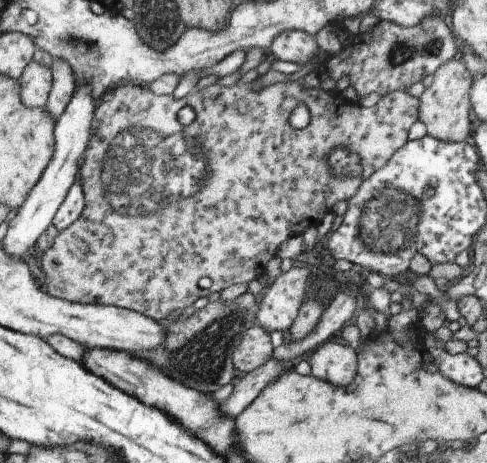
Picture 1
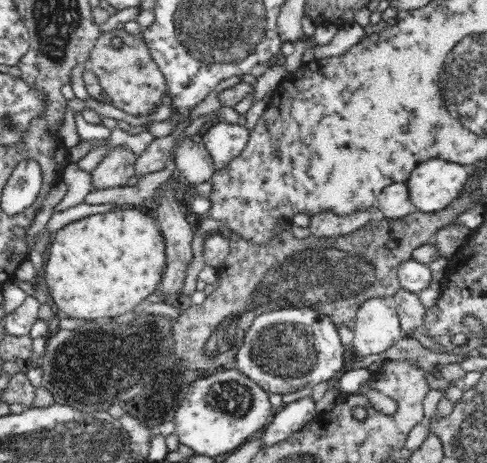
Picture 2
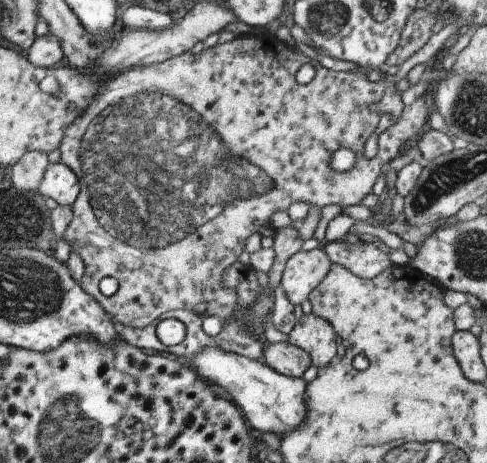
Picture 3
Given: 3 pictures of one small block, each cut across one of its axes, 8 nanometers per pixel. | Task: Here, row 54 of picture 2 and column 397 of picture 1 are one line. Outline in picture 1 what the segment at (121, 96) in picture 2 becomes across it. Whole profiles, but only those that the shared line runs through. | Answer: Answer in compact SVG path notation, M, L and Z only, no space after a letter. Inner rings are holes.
M301 80L297 82L281 82L281 84L273 84L273 86L265 86L261 90L253 90L255 82L247 82L247 84L237 84L237 86L221 86L215 84L211 86L207 92L201 94L201 98L191 98L191 108L195 112L195 120L191 122L191 126L183 126L177 118L179 114L179 100L171 94L171 96L159 96L153 88L147 86L139 86L135 82L123 82L123 86L109 90L103 100L97 106L97 122L99 128L89 144L89 150L85 154L85 162L81 166L81 174L79 174L79 182L85 186L85 194L87 194L87 204L83 210L83 216L71 224L67 230L63 230L59 234L59 238L55 240L55 244L47 250L41 252L43 254L43 272L45 272L45 288L51 296L61 298L61 300L69 300L69 302L77 302L77 304L99 304L99 306L117 306L117 308L127 308L127 310L135 310L135 312L143 312L155 320L165 320L169 314L173 314L175 310L185 310L187 306L195 306L197 300L207 298L215 292L221 292L233 284L239 282L251 282L251 280L259 280L265 272L267 272L267 264L279 256L279 248L285 240L301 236L305 230L309 228L317 228L319 224L323 224L325 216L335 208L335 204L339 204L341 200L351 200L361 192L361 186L365 184L365 180L373 178L373 174L377 174L379 170L383 170L395 156L397 152L409 144L409 130L415 126L417 120L421 120L421 98L411 96L409 92L391 92L387 96L383 96L379 100L377 106L373 108L363 108L359 102L349 102L341 96L341 92L325 92L319 88L311 88L307 90ZM305 104L309 108L311 114L311 122L305 130L297 130L291 126L289 118L293 114L293 110ZM339 146L347 146L355 152L361 152L363 160L365 160L365 172L359 178L337 178L335 172L329 166L329 154L339 148ZM207 276L211 278L211 288L203 290L199 286L199 280Z

